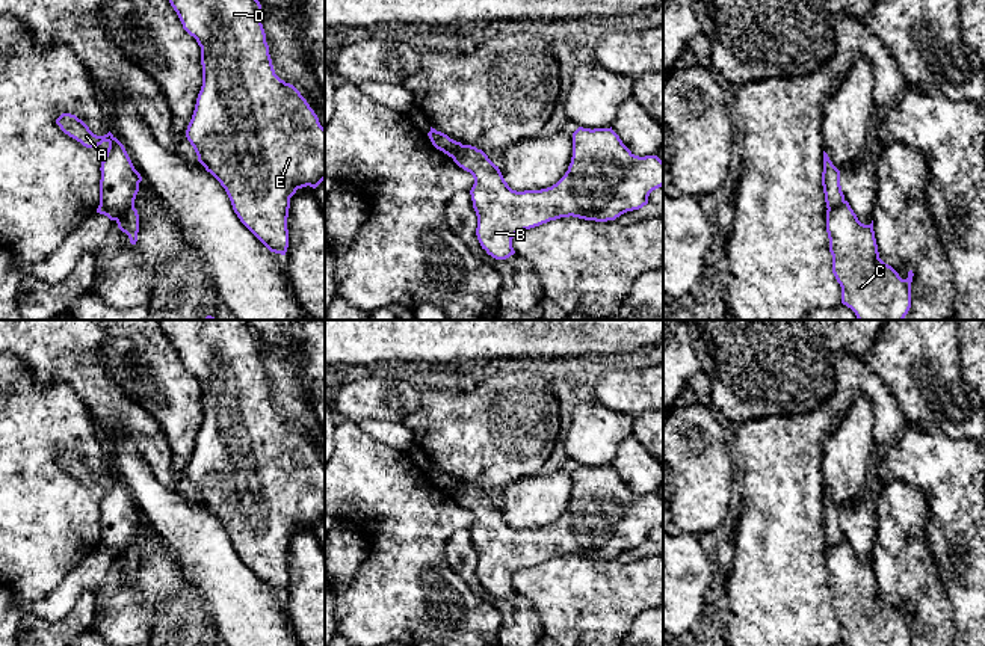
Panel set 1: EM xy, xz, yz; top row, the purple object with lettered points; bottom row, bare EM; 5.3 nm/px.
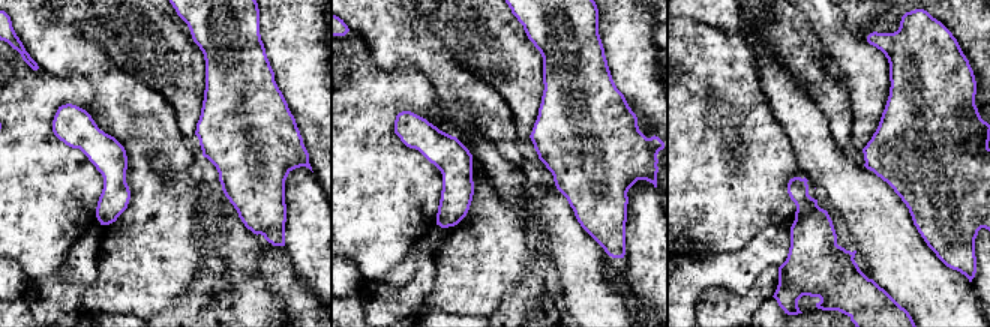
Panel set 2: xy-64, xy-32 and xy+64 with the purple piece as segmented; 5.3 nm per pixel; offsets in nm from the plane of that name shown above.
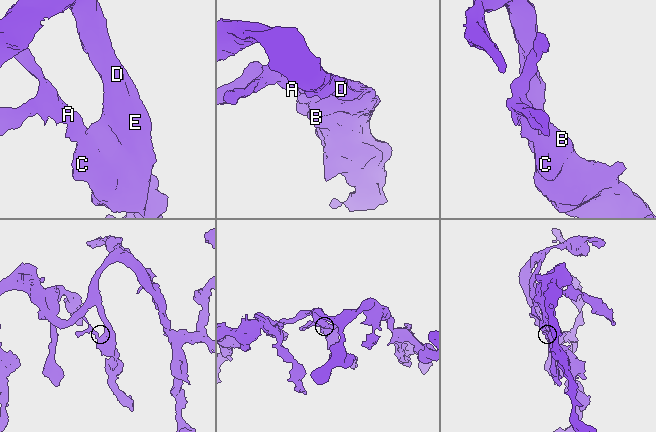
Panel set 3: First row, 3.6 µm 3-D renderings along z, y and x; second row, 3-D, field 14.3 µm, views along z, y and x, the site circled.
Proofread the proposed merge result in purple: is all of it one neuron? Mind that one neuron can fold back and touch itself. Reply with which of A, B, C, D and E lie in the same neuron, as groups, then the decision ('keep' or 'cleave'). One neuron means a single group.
A / B C D E | cleave

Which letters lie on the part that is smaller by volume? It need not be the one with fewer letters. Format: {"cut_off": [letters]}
{"cut_off": ["A"]}

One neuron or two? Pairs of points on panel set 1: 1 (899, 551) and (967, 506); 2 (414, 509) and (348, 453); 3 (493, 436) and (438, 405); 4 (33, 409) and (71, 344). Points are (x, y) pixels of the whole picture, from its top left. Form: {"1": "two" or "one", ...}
{"1": "two", "2": "one", "3": "one", "4": "two"}

